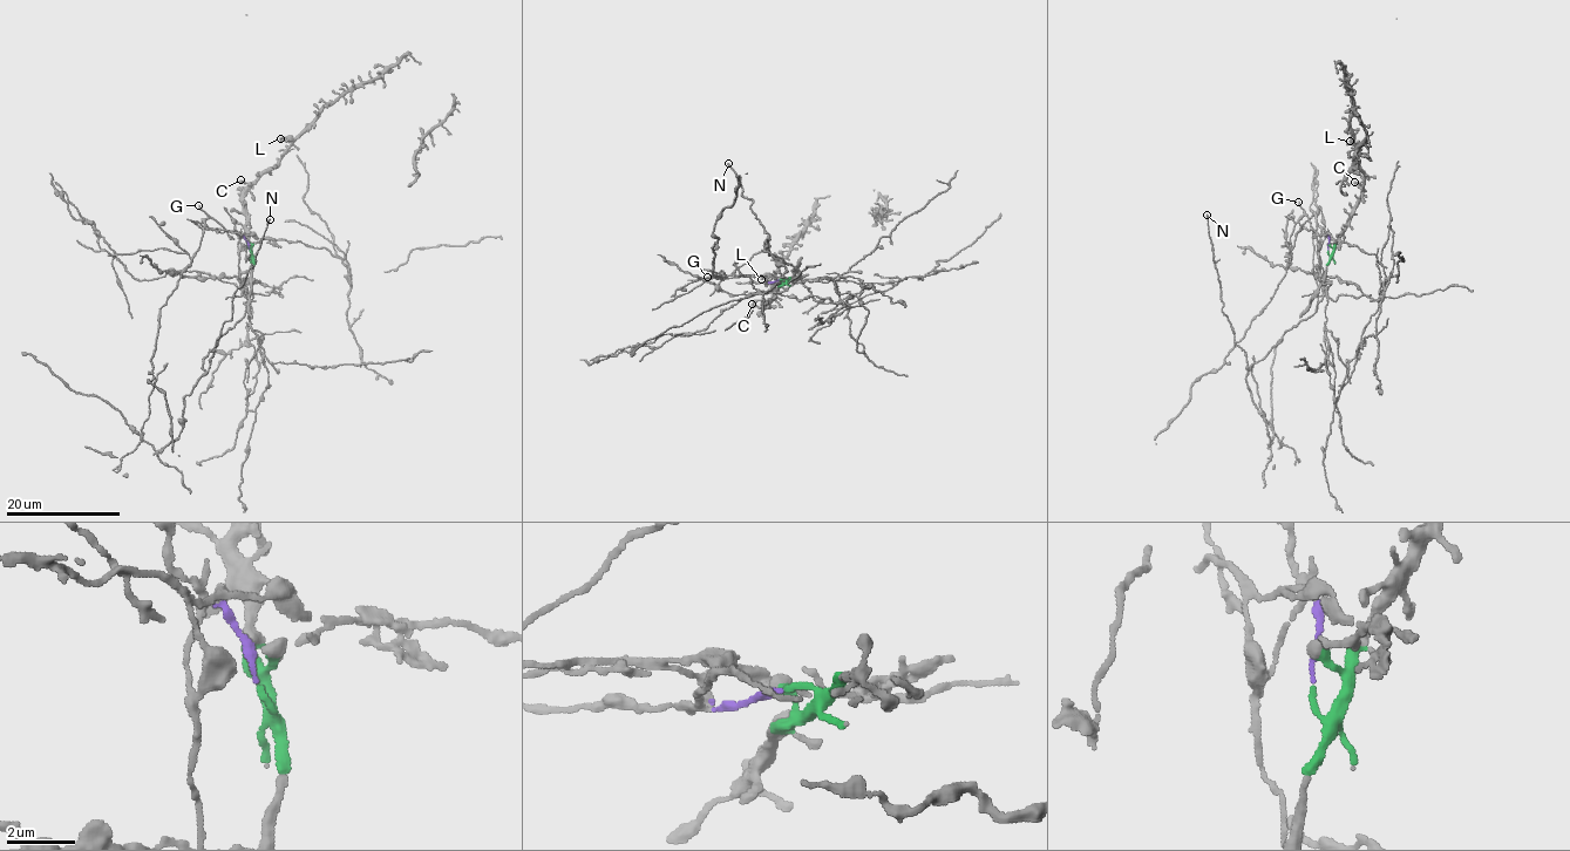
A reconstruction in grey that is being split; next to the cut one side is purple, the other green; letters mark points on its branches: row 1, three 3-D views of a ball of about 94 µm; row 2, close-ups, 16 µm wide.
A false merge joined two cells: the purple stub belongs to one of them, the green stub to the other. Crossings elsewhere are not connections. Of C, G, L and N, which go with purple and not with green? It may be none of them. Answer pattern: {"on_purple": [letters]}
{"on_purple": ["G", "N"]}

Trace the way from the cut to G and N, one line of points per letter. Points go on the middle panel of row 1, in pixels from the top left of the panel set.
G: (780, 279), (769, 281), (762, 277), (745, 274), (706, 278)
N: (780, 279), (794, 280), (801, 274), (770, 254), (752, 198), (740, 196), (740, 177), (728, 163)

